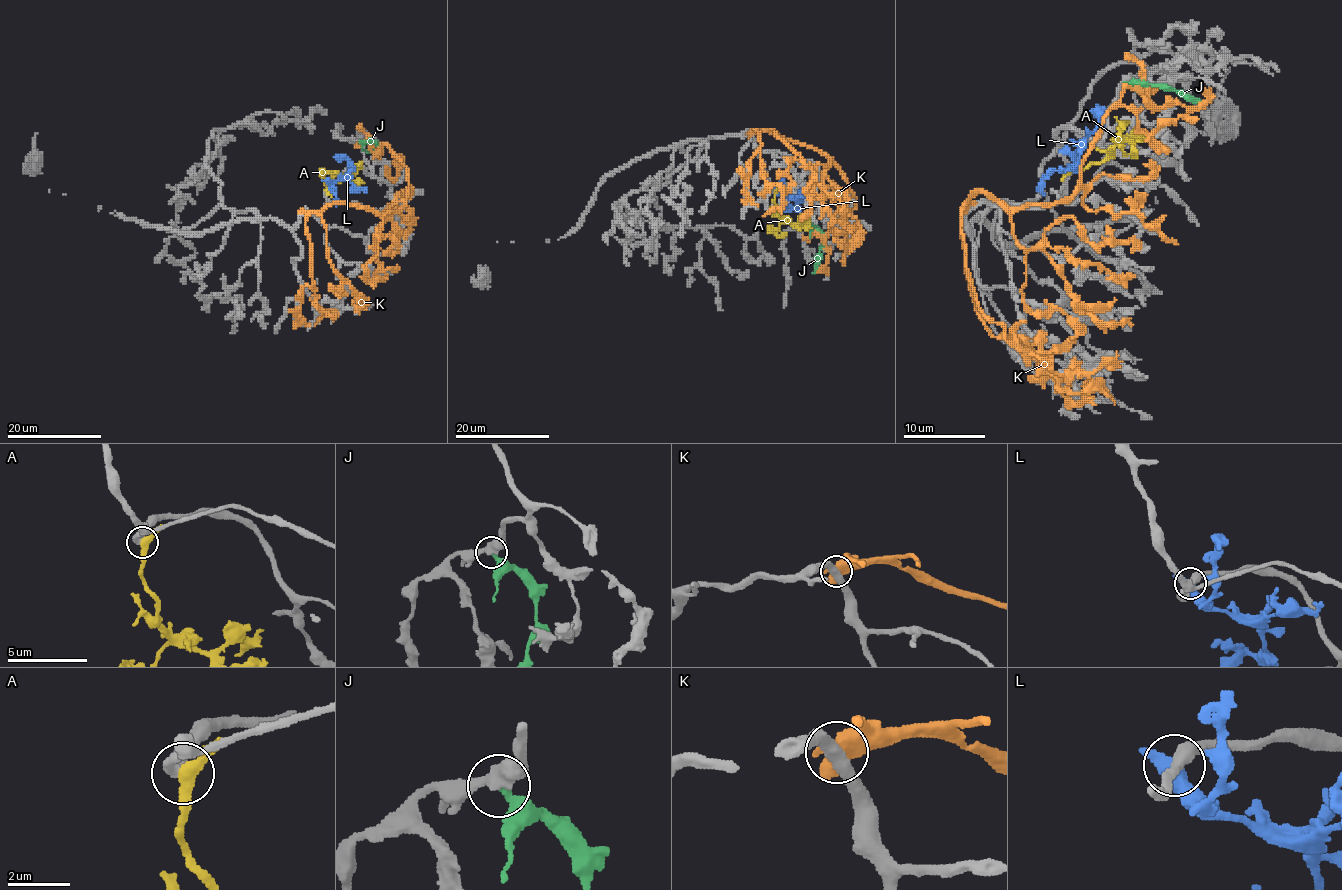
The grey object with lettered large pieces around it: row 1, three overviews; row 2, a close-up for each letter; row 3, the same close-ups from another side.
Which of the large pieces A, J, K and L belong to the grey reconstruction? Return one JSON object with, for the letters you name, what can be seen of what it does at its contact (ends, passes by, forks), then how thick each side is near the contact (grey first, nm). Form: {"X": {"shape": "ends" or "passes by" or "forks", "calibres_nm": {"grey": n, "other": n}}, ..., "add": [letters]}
{"J": {"shape": "ends", "calibres_nm": {"grey": 440, "other": 300}}, "add": ["J"]}

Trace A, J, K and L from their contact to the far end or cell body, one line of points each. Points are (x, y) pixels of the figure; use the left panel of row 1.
A: (326, 191), (335, 175), (354, 171), (362, 161)
J: (360, 142), (373, 142), (364, 150)
K: (302, 212), (322, 211), (336, 204), (389, 212), (404, 204), (408, 169), (387, 144), (377, 155), (369, 144)
L: (327, 181), (340, 180), (349, 167), (346, 157), (333, 157)

